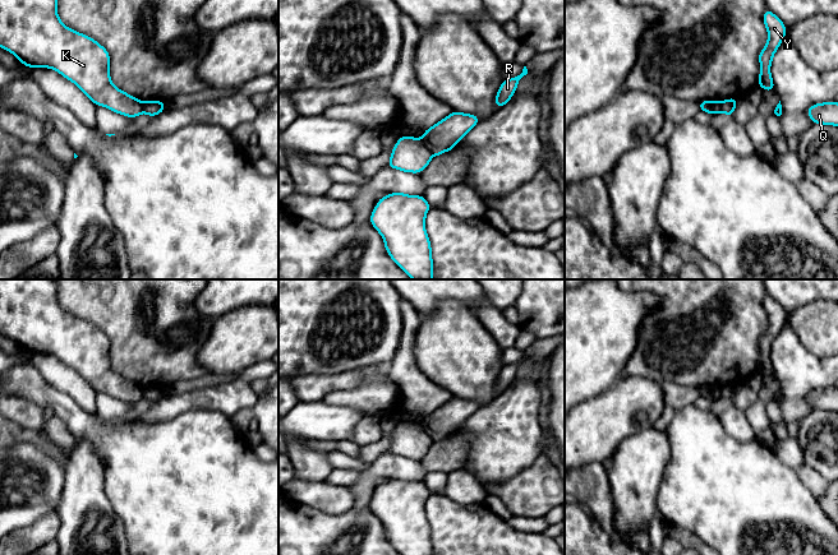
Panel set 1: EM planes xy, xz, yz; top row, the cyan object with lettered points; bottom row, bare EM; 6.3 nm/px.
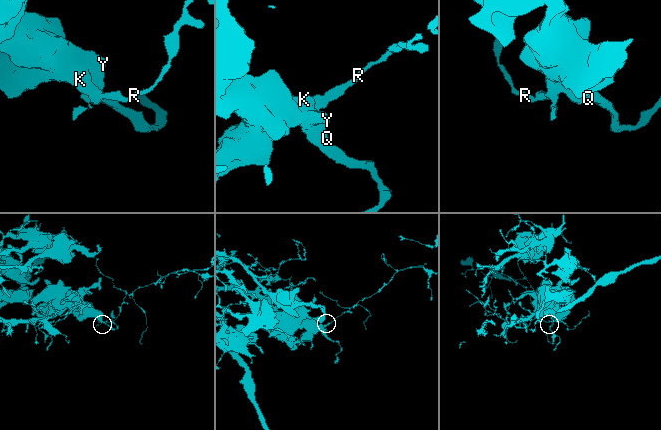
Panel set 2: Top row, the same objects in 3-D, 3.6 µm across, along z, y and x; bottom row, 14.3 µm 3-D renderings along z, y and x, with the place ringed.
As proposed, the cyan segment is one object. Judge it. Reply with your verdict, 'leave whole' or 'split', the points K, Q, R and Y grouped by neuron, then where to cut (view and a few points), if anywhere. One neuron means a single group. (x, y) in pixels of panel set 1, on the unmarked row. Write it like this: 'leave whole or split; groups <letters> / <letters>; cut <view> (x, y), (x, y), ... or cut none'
split; groups K Q Y / R; cut xz (422, 425), (433, 440)

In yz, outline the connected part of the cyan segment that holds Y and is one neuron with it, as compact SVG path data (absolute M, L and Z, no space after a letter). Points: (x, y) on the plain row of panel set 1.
M768 295L764 297L763 306L768 316L768 328L759 338L760 361L758 370L764 376L773 376L775 373L770 361L770 351L775 337L786 323L787 314L783 307Z

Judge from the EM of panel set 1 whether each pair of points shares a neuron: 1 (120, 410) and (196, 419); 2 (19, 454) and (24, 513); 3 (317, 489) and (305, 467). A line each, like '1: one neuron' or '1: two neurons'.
1: two neurons
2: one neuron
3: two neurons

